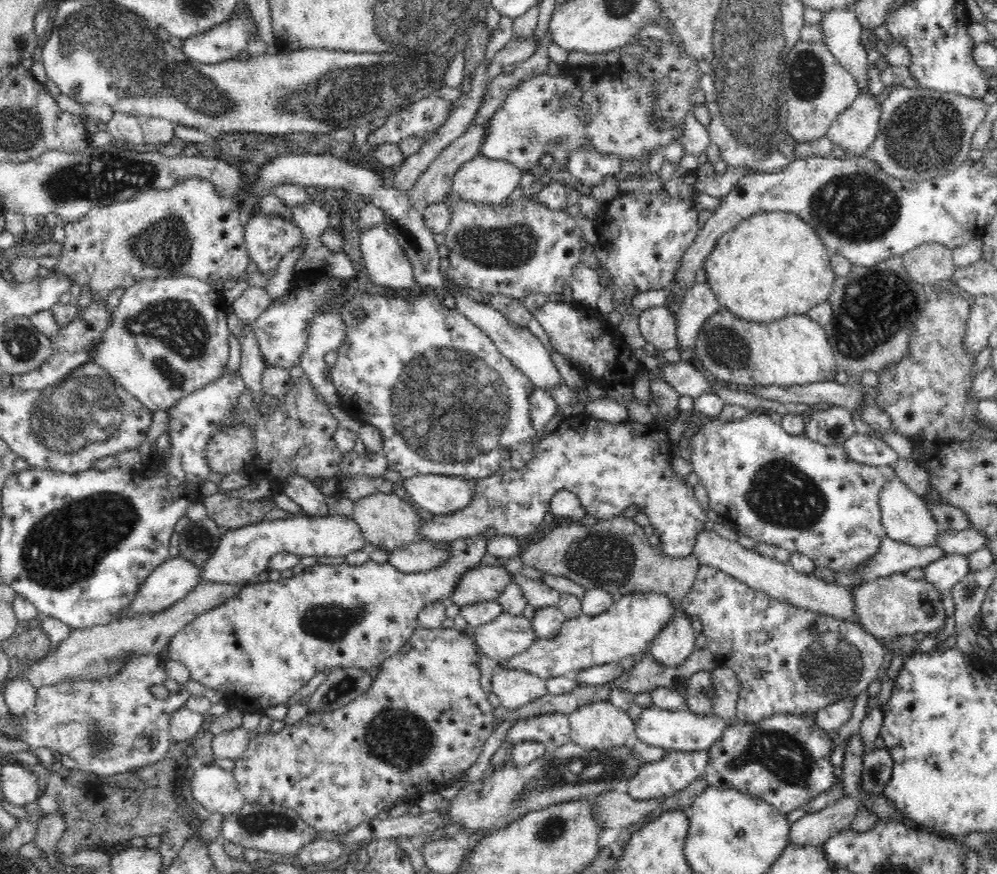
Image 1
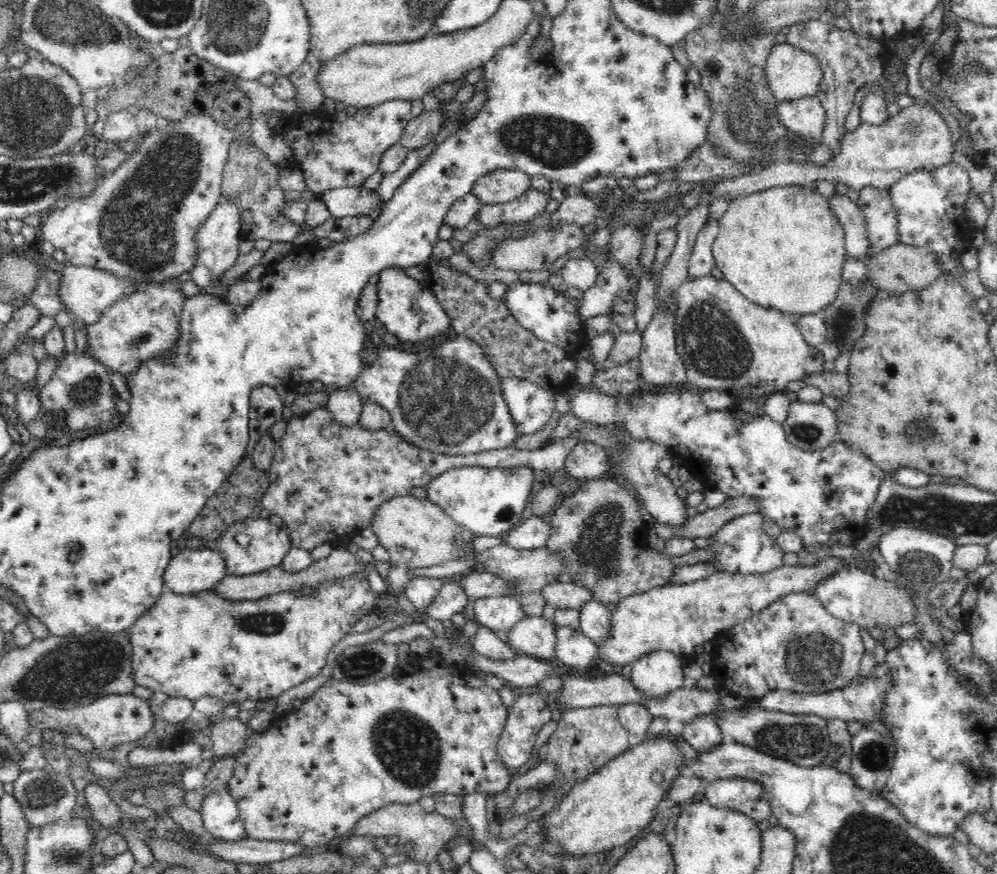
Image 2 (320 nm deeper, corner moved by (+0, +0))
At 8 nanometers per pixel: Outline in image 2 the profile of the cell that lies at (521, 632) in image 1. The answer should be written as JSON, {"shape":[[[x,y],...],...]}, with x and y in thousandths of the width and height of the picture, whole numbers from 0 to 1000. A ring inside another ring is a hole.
{"shape":[[[529,705],[511,721],[514,741],[544,756],[557,756],[557,713],[544,705]]]}

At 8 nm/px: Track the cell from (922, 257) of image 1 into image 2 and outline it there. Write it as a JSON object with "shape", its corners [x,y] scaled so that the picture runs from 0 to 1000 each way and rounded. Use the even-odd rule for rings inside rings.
{"shape":[[[899,278],[899,281],[893,281],[891,286],[885,286],[877,295],[872,295],[871,302],[871,322],[883,333],[891,336],[903,336],[910,333],[926,332],[933,327],[947,314],[945,300],[941,294],[929,284],[922,284],[905,278]]]}

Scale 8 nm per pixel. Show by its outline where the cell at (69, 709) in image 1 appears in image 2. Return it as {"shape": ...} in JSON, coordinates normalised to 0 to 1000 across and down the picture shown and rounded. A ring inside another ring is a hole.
{"shape":[[[109,794],[84,808],[64,812],[56,808],[41,808],[40,812],[29,816],[31,835],[38,833],[41,838],[52,835],[66,840],[82,840],[93,849],[95,859],[110,858],[116,854],[146,844],[154,831],[158,818],[148,809],[148,801],[128,795]]]}

